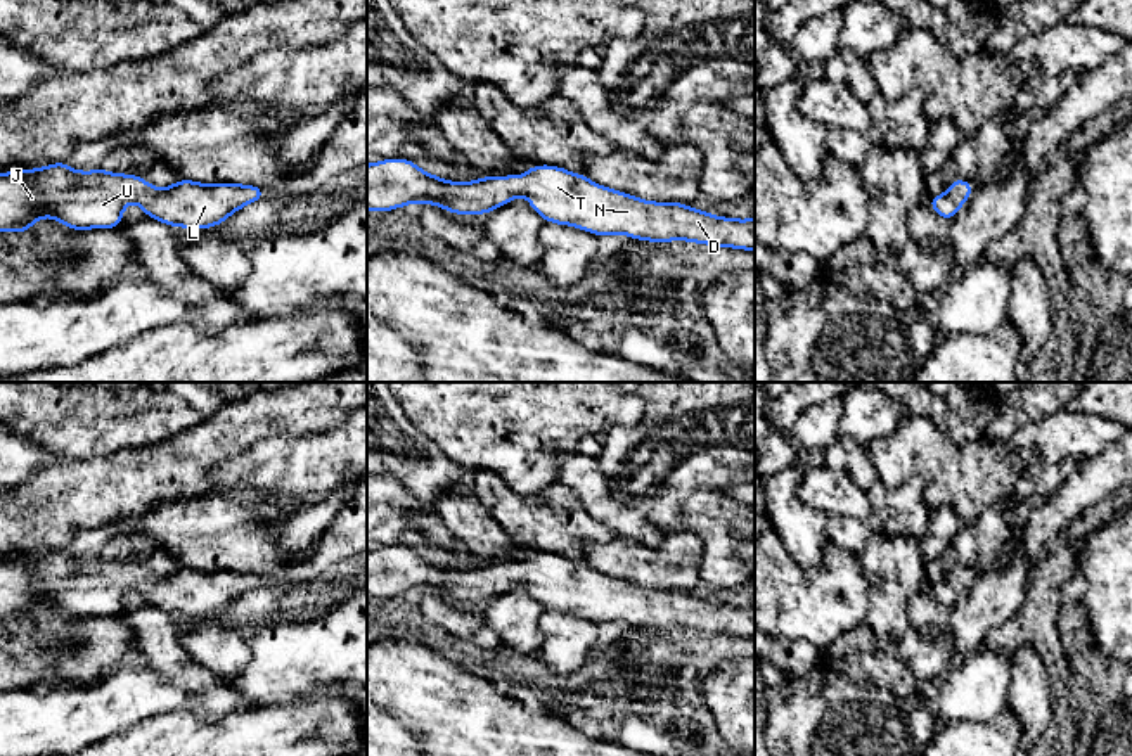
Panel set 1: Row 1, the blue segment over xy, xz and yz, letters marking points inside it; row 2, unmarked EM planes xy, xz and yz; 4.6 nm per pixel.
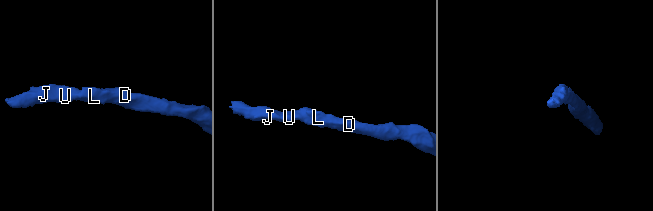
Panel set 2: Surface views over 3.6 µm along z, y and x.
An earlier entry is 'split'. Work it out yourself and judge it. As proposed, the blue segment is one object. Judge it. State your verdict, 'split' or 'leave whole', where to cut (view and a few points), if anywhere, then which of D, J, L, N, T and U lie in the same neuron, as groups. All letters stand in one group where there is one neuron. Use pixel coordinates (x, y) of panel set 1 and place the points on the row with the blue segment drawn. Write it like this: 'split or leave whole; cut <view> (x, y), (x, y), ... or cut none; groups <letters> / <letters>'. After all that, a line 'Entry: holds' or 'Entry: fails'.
leave whole; cut none; groups D J L N T U
Entry: fails

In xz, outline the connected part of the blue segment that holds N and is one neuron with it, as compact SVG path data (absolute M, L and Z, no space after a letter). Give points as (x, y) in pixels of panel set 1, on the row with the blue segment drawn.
M384 159L367 164L367 211L391 211L412 202L428 202L457 215L492 213L498 206L524 195L545 221L573 225L595 235L625 234L630 239L670 242L675 239L755 251L755 218L720 218L704 209L679 202L651 202L630 194L606 189L585 175L557 166L531 166L523 176L488 176L457 183L422 171L408 159Z

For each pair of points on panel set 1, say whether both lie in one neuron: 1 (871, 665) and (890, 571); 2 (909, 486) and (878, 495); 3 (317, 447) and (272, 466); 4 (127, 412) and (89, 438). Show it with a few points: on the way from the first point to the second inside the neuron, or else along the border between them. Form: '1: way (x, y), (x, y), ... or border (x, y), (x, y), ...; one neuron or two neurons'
1: way (885, 644), (888, 595); one neuron
2: way (902, 493), (885, 495); one neuron
3: way (307, 457), (298, 466), (282, 466); one neuron
4: way (118, 417), (108, 419), (97, 429); one neuron

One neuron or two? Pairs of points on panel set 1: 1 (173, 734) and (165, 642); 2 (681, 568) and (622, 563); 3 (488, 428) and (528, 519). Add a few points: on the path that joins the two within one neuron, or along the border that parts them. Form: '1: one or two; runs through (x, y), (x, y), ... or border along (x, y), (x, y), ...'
1: two; border along (187, 708), (206, 720), (218, 720), (227, 715)
2: one; runs through (667, 568), (636, 563)
3: two; border along (483, 469), (520, 493), (554, 483)

